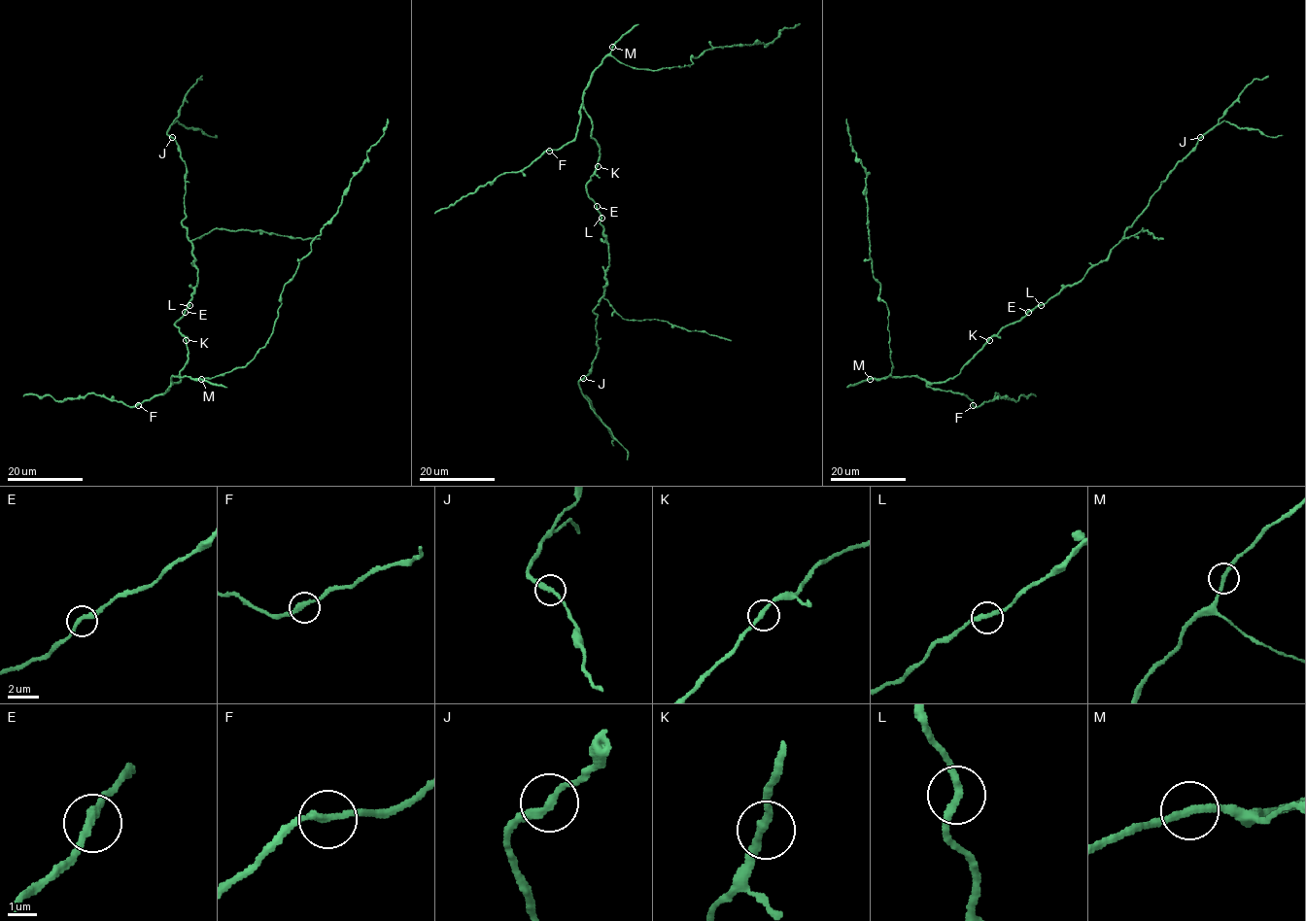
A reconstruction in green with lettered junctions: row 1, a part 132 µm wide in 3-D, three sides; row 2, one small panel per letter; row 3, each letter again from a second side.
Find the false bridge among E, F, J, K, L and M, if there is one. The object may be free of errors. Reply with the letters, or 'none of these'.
none of these

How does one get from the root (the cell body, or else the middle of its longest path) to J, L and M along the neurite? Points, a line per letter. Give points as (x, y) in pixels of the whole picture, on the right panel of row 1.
J: (961, 370), (1003, 327), (1019, 322), (1065, 287), (1077, 284), (1090, 268), (1104, 261), (1167, 174), (1200, 137)
L: (961, 370), (991, 337), (1041, 305)
M: (961, 370), (952, 378), (938, 382), (929, 382), (913, 376), (870, 379)

